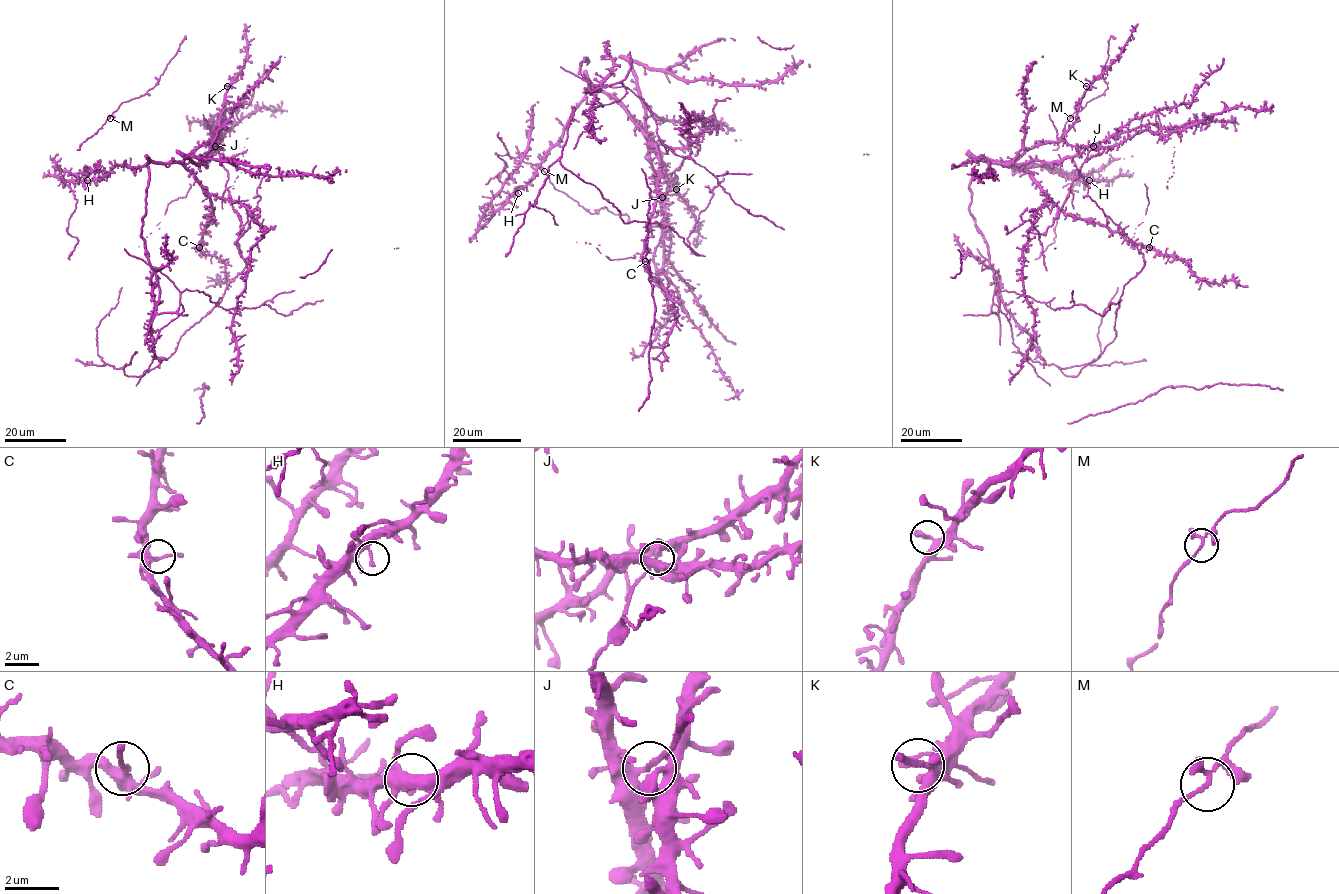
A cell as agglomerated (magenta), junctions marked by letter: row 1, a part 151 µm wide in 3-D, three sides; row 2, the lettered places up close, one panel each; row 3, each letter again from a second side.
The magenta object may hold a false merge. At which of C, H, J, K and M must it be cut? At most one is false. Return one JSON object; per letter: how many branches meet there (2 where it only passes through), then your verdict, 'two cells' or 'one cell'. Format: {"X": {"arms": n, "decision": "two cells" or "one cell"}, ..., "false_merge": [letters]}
{"C": {"arms": 3, "decision": "one cell"}, "H": {"arms": 3, "decision": "one cell"}, "J": {"arms": 3, "decision": "two cells"}, "K": {"arms": 3, "decision": "one cell"}, "M": {"arms": 3, "decision": "one cell"}, "false_merge": ["J"]}

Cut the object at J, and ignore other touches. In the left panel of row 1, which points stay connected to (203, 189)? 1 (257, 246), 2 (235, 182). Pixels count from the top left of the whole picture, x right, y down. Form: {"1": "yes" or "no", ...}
{"1": "yes", "2": "yes"}

